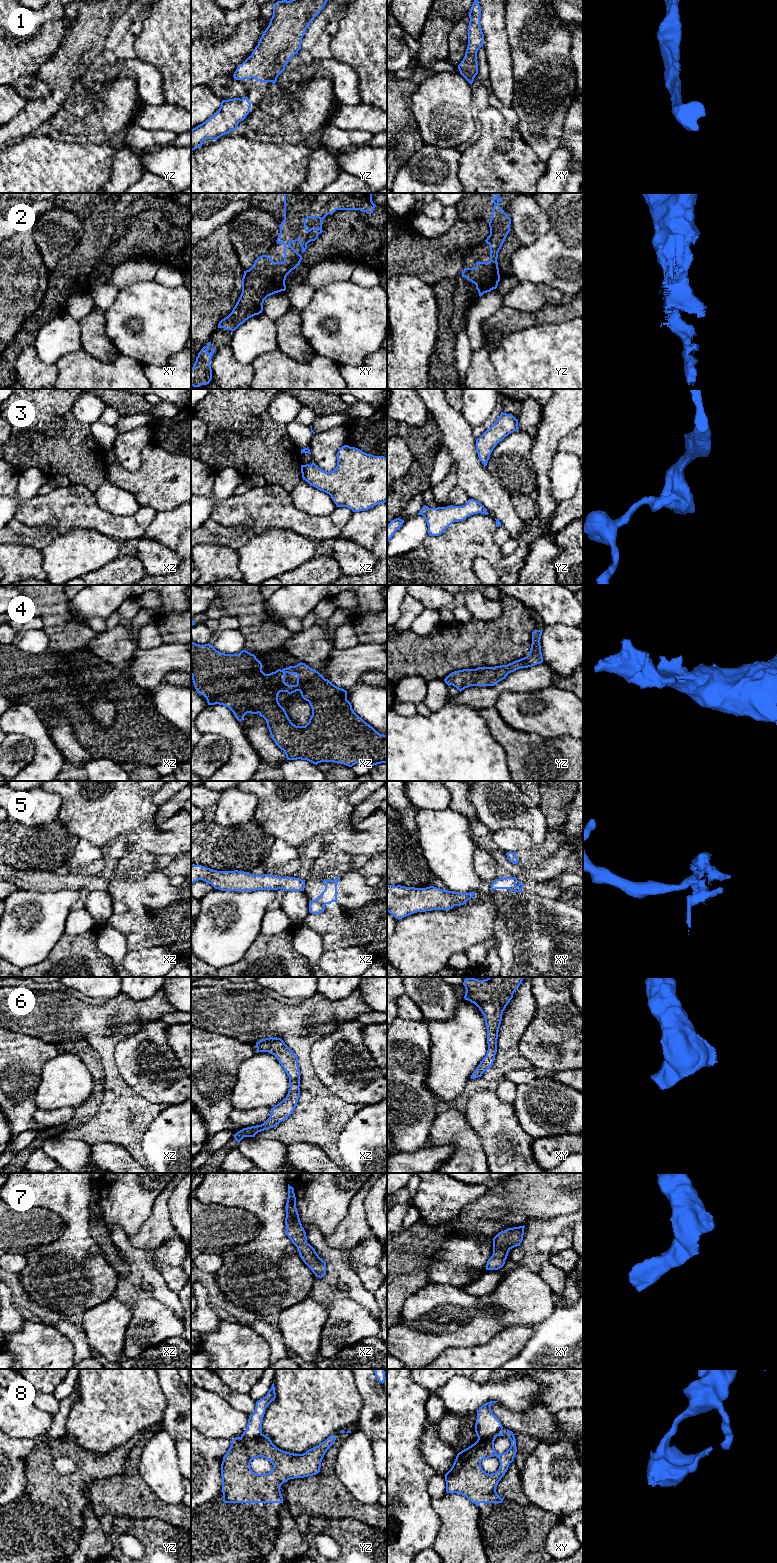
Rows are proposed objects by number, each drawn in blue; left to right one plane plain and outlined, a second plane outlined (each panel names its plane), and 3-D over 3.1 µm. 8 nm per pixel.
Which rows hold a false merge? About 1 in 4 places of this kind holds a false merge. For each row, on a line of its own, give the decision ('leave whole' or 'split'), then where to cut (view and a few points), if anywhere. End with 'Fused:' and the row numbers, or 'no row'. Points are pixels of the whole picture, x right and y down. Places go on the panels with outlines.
1: leave whole; no cut
2: leave whole; no cut
3: leave whole; no cut
4: leave whole; no cut
5: leave whole; no cut
6: leave whole; no cut
7: leave whole; no cut
8: split; cut in xy along (501, 1426), (493, 1435), (478, 1439)
Fused: 8

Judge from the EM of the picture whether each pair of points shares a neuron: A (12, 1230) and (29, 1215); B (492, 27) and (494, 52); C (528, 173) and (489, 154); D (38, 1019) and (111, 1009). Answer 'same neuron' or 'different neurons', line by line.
A: same neuron
B: same neuron
C: same neuron
D: same neuron

